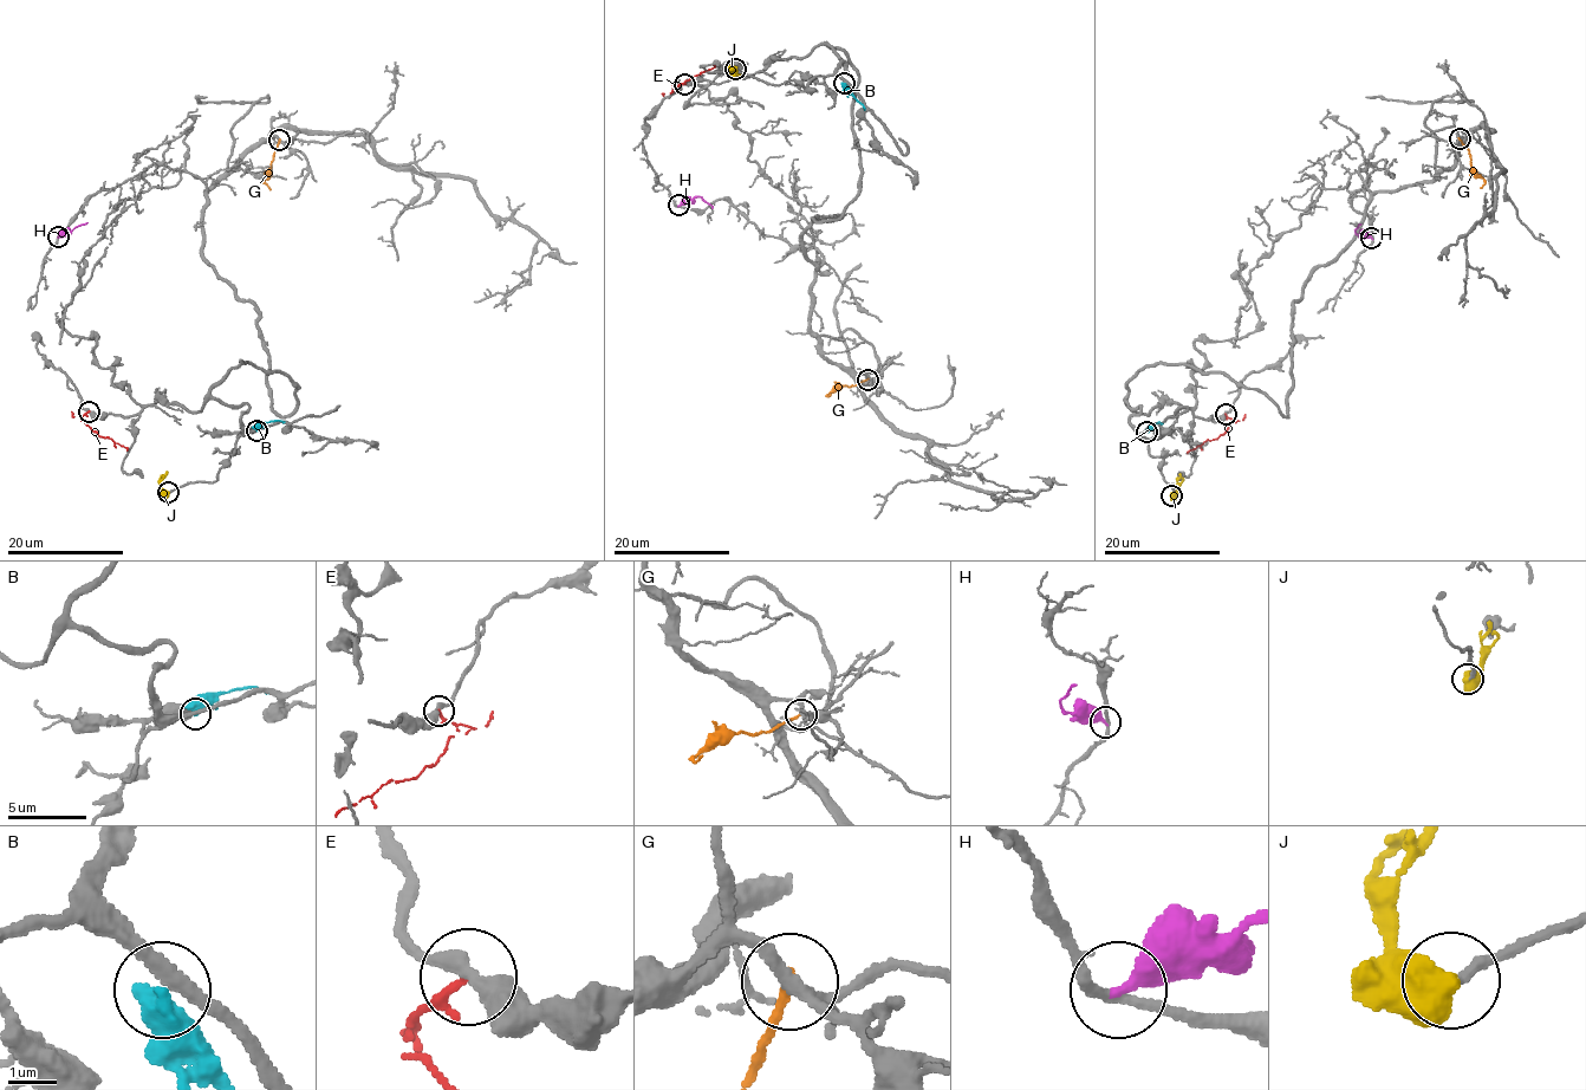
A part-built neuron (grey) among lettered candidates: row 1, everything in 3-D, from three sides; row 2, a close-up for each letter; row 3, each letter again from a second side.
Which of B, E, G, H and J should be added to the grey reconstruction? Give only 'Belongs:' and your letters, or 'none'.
Belongs: J

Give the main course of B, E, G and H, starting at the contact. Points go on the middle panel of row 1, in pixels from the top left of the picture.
B: (845, 83), (864, 110)
E: (684, 84), (673, 86), (715, 65)
G: (868, 380), (851, 387), (844, 385), (831, 394)
H: (678, 206), (700, 196), (712, 208)

